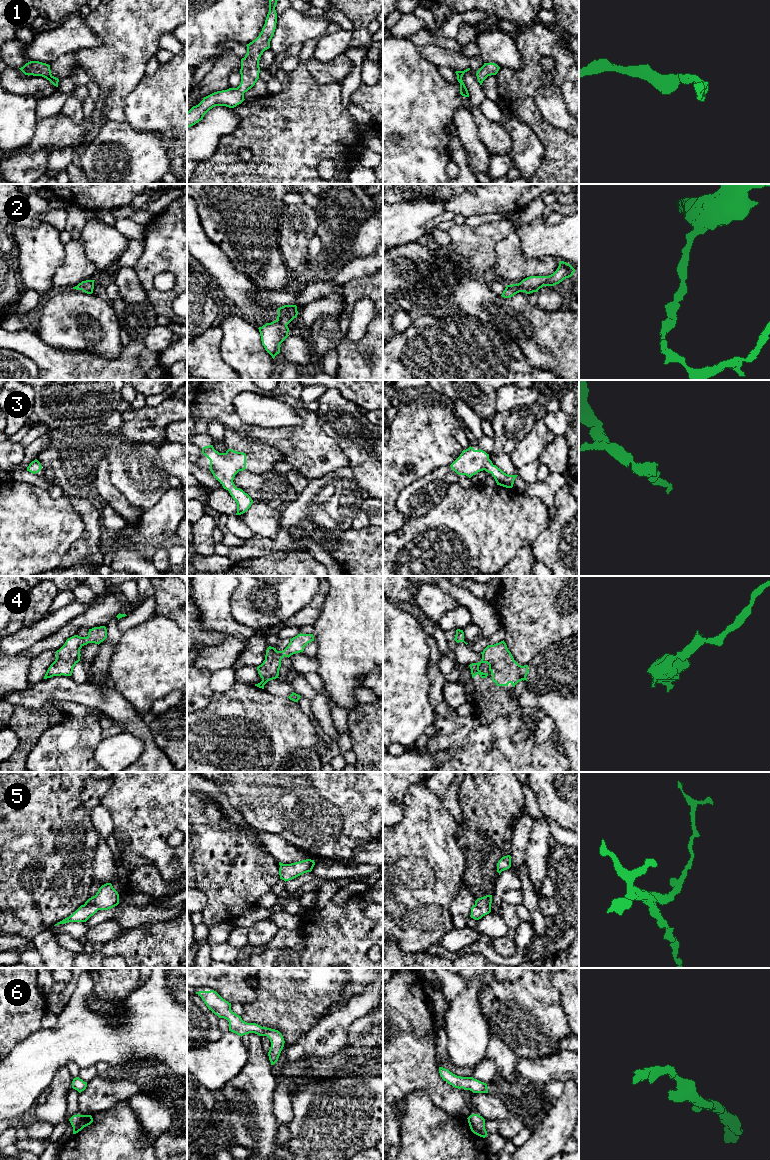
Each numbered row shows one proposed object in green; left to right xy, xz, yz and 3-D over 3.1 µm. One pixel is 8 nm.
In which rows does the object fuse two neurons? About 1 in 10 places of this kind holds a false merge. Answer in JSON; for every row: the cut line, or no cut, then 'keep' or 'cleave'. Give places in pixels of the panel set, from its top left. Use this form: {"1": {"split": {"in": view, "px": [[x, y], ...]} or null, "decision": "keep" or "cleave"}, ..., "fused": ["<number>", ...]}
{"1": {"split": null, "decision": "keep"}, "2": {"split": null, "decision": "keep"}, "3": {"split": null, "decision": "keep"}, "4": {"split": null, "decision": "keep"}, "5": {"split": null, "decision": "keep"}, "6": {"split": null, "decision": "keep"}, "fused": []}

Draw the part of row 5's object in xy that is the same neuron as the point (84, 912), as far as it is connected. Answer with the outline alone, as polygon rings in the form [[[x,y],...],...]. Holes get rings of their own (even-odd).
[[[111,883],[102,885],[95,896],[89,898],[72,915],[58,922],[56,925],[68,922],[86,922],[98,910],[108,910],[119,904],[119,894]]]

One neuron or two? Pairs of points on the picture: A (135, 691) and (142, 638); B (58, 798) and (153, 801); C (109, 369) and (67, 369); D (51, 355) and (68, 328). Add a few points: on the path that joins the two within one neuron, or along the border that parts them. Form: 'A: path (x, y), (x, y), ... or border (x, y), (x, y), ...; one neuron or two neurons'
A: path (137, 678), (138, 651); one neuron
B: border (113, 782), (99, 803); two neurons
C: path (99, 369), (77, 369); one neuron
D: border (37, 334), (52, 346), (79, 351); two neurons

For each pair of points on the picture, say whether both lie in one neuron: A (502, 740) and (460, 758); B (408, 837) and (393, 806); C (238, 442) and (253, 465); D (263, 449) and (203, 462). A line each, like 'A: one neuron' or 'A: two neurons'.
A: one neuron
B: two neurons
C: one neuron
D: one neuron

